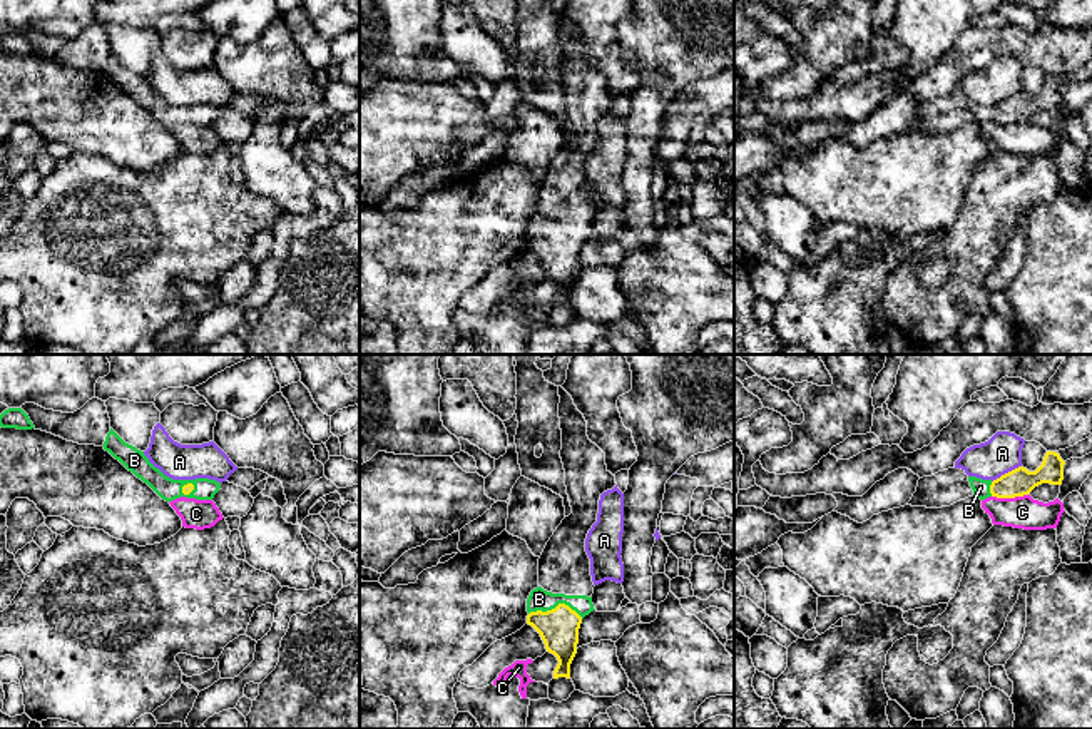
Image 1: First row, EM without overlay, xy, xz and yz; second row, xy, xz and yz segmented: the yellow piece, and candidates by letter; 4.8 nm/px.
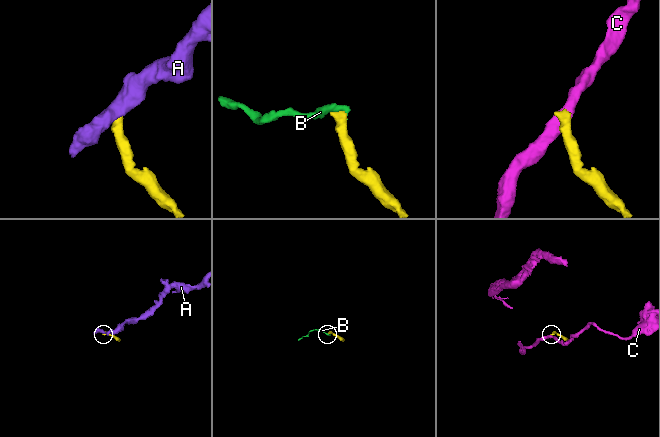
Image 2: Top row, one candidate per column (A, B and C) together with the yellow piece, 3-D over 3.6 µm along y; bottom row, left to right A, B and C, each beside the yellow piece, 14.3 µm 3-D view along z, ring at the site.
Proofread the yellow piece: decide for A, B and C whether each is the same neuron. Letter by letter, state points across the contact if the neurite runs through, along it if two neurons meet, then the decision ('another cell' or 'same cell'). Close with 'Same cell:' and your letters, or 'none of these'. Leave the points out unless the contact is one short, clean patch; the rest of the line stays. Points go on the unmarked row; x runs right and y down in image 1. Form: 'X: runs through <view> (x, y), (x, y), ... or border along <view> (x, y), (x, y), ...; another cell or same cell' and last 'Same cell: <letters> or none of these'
A: border along yz (1020, 91), (992, 107); another cell
B: runs through xz (559, 253), (556, 233), (547, 233), (539, 224); same cell
C: border along yz (1027, 119), (992, 122); another cell
Same cell: B

